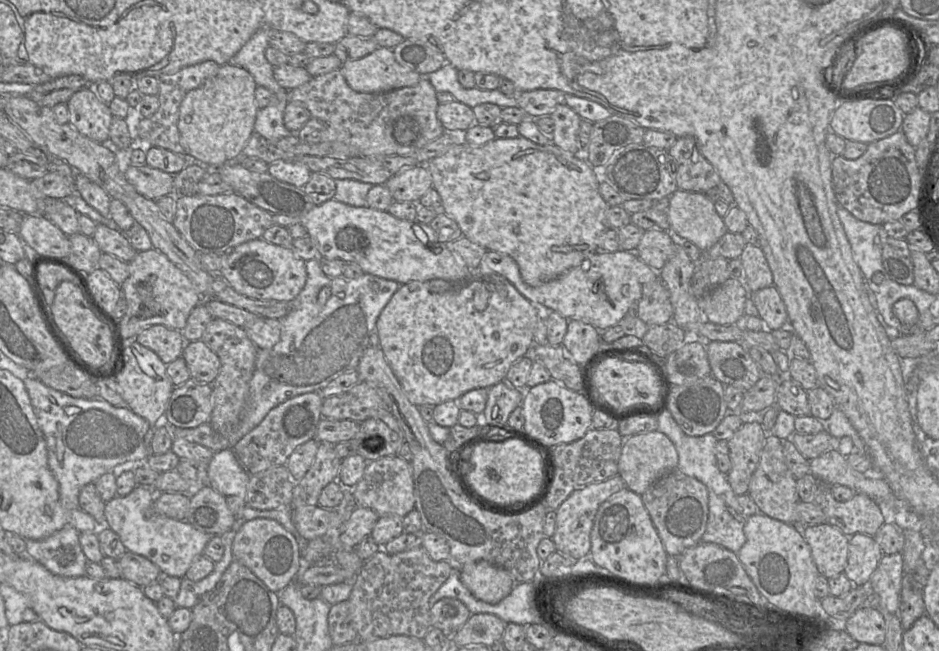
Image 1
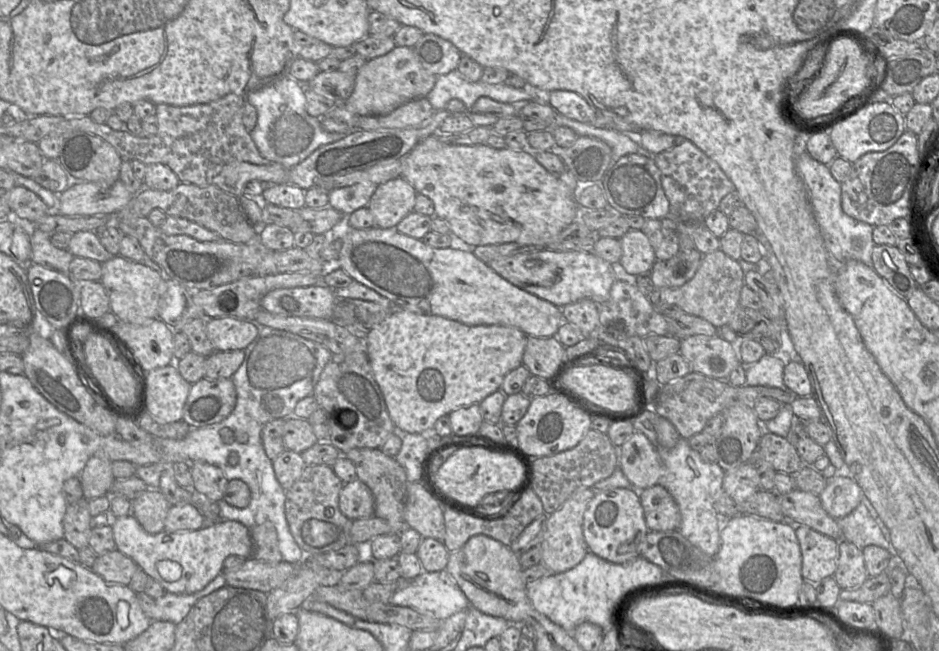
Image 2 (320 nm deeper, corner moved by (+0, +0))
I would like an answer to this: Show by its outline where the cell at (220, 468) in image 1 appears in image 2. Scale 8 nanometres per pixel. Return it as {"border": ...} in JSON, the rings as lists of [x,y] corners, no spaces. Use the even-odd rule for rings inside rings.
{"border":[[[132,514],[123,517],[113,518],[112,530],[116,549],[131,558],[139,568],[148,576],[159,582],[166,592],[175,594],[192,594],[202,590],[224,569],[224,560],[230,555],[238,555],[244,558],[252,556],[252,539],[250,529],[238,521],[225,520],[215,523],[210,527],[202,527],[191,531],[167,532],[157,534],[147,533]],[[161,560],[172,560],[182,567],[181,577],[176,581],[165,580],[158,572],[158,563]]]}

